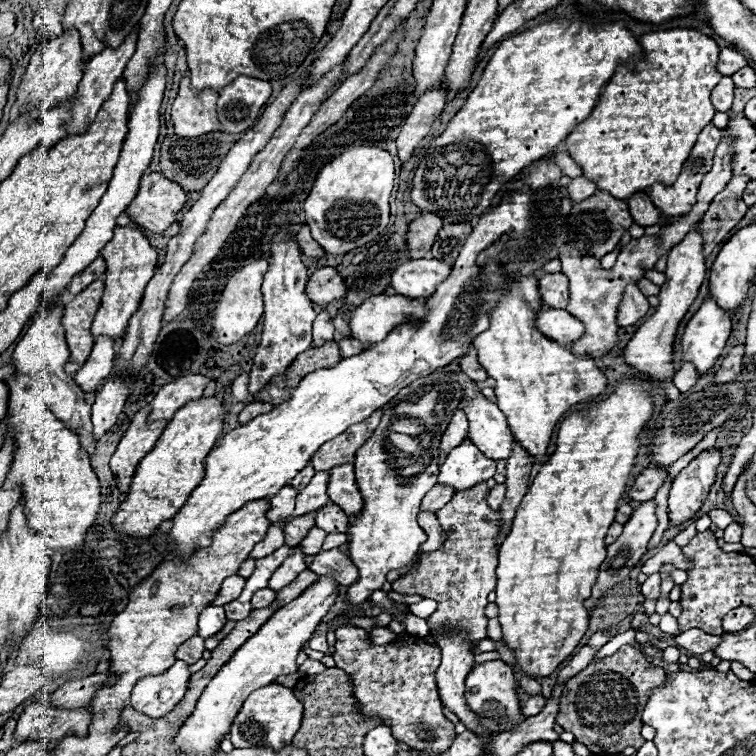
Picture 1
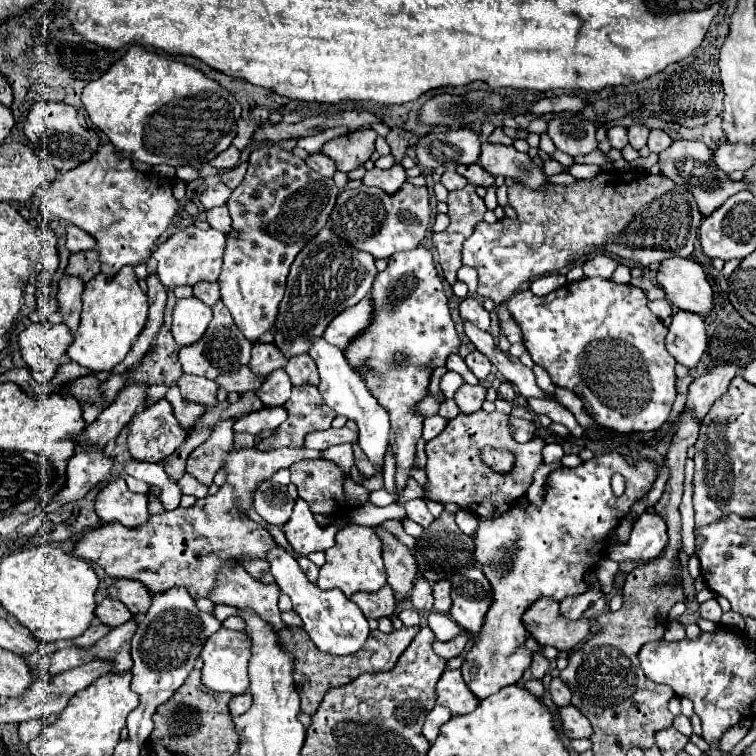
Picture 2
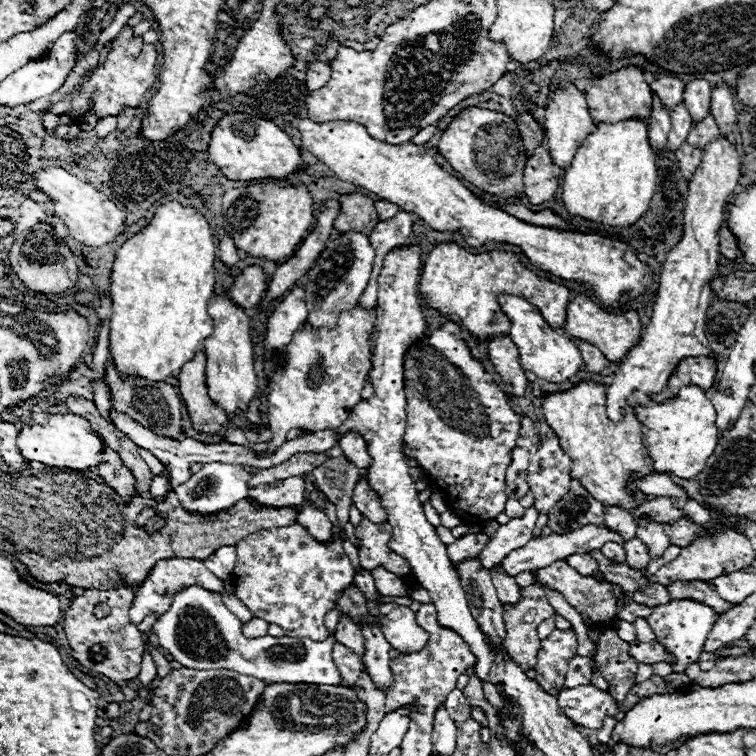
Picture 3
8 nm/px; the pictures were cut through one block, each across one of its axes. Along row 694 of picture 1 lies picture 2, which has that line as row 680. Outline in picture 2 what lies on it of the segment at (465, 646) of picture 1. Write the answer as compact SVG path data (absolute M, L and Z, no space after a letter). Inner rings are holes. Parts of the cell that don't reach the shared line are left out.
M448 668L442 674L440 682L436 684L436 692L438 692L438 704L450 708L452 714L472 712L480 704L480 700L476 700L476 696L472 696L472 690L464 684L460 670Z

